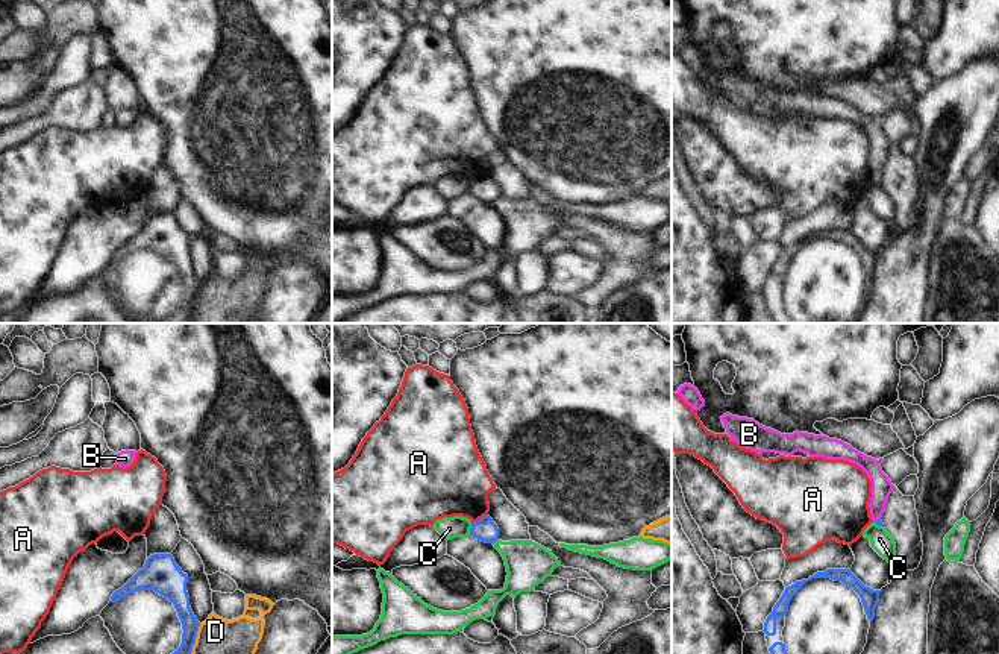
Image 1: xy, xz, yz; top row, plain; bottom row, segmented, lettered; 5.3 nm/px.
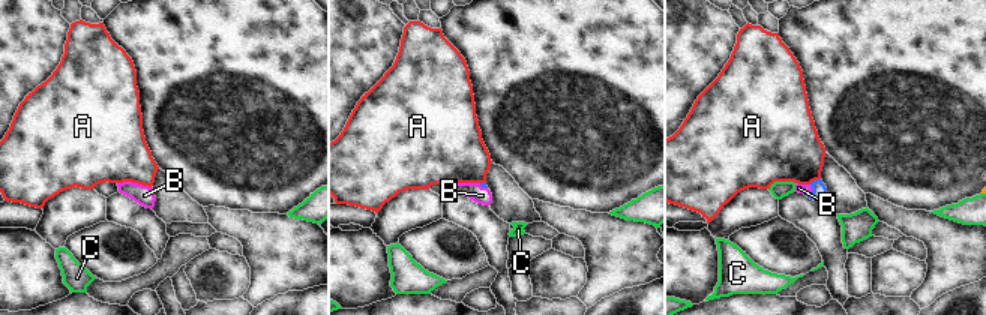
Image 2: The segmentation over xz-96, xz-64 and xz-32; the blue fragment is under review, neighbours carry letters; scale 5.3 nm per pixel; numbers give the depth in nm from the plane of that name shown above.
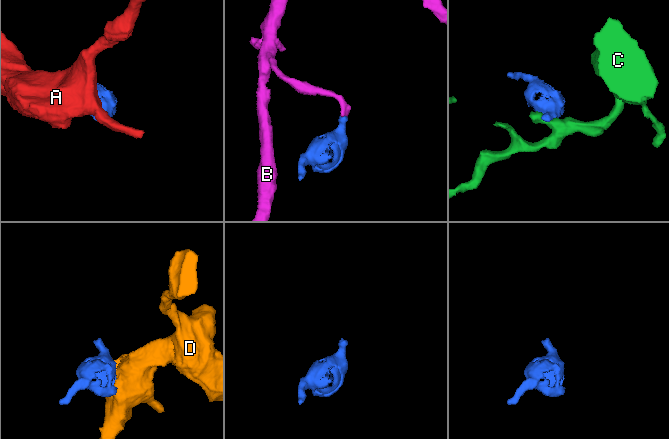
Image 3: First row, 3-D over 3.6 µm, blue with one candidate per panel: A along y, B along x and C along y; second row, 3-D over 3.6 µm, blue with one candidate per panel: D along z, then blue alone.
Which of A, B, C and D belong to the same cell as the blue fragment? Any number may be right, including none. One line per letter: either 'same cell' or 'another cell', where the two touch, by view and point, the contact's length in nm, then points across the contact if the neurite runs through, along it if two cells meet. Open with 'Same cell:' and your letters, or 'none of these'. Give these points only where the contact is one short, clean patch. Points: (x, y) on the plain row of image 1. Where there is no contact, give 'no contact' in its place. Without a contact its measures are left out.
Same cell: B
A: another cell; contact xz (479, 179); length 110 nm; border xz (487, 173), (472, 184)
B: same cell; contact yz (878, 179); length 40 nm; way yz (878, 182), (878, 179), (881, 146)
C: another cell; contact xz (470, 190); length 70 nm; border xz (472, 184), (469, 194)
D: another cell; contact xy (194, 302); length 220 nm

